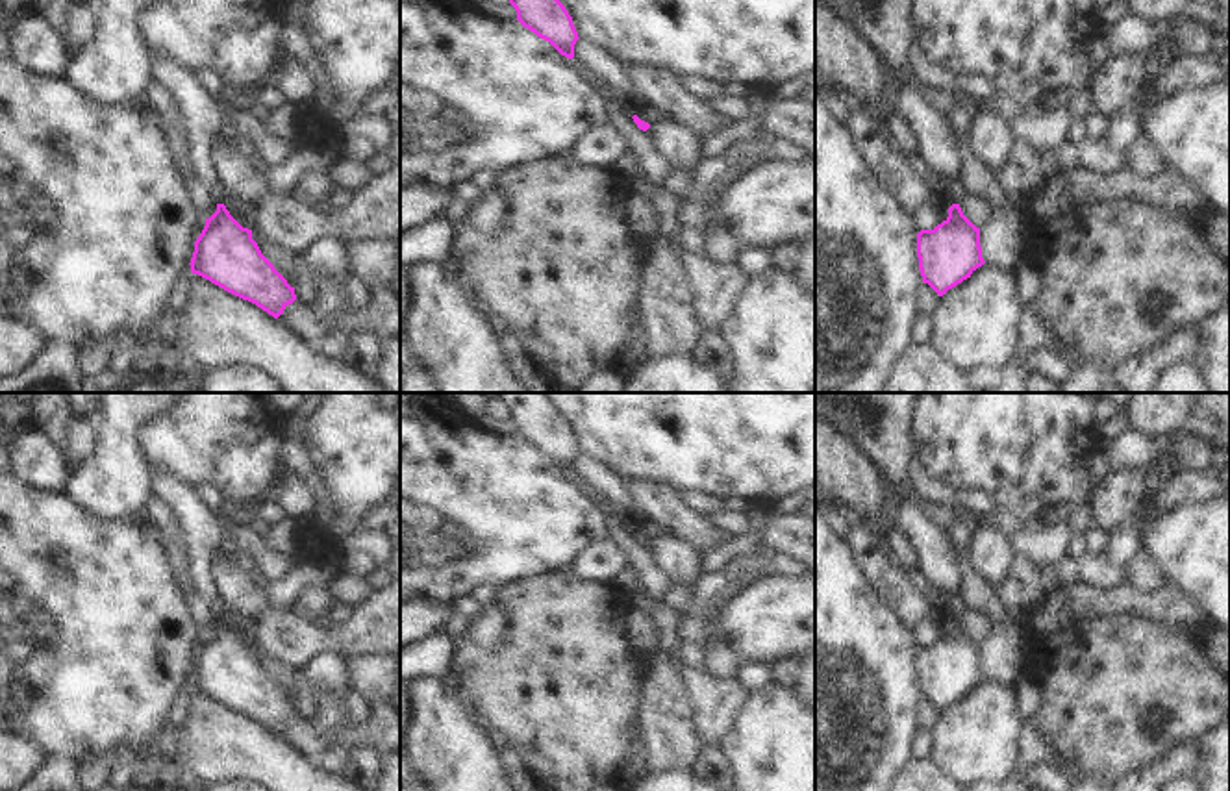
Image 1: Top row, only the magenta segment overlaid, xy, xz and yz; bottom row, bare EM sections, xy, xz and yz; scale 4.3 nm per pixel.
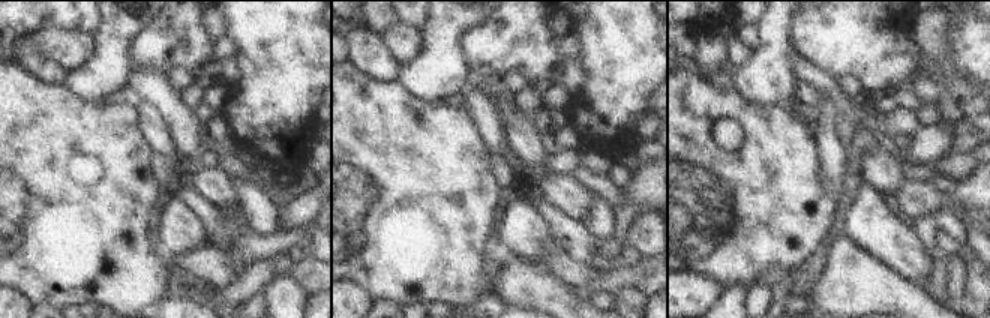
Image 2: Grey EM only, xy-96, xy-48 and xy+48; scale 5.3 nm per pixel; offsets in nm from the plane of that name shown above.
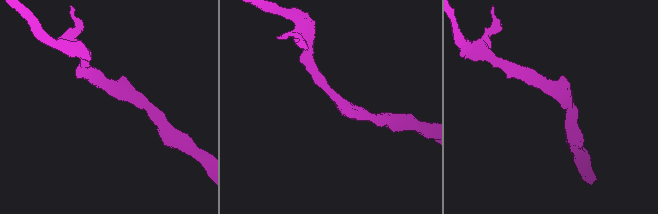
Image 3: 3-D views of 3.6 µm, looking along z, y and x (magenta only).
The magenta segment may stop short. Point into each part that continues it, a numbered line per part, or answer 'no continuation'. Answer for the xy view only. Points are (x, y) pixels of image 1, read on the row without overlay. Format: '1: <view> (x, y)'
1: xy (202, 530)

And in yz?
1: yz (953, 606)

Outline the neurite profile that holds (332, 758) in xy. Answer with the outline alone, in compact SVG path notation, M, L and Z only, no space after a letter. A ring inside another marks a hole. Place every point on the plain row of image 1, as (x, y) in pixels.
M332 743L324 750L315 750L309 761L326 772L337 774L346 761L348 747L345 743Z

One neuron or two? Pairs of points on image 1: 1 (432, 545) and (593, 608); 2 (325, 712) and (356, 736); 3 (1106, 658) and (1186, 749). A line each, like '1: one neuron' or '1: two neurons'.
1: two neurons
2: two neurons
3: two neurons

